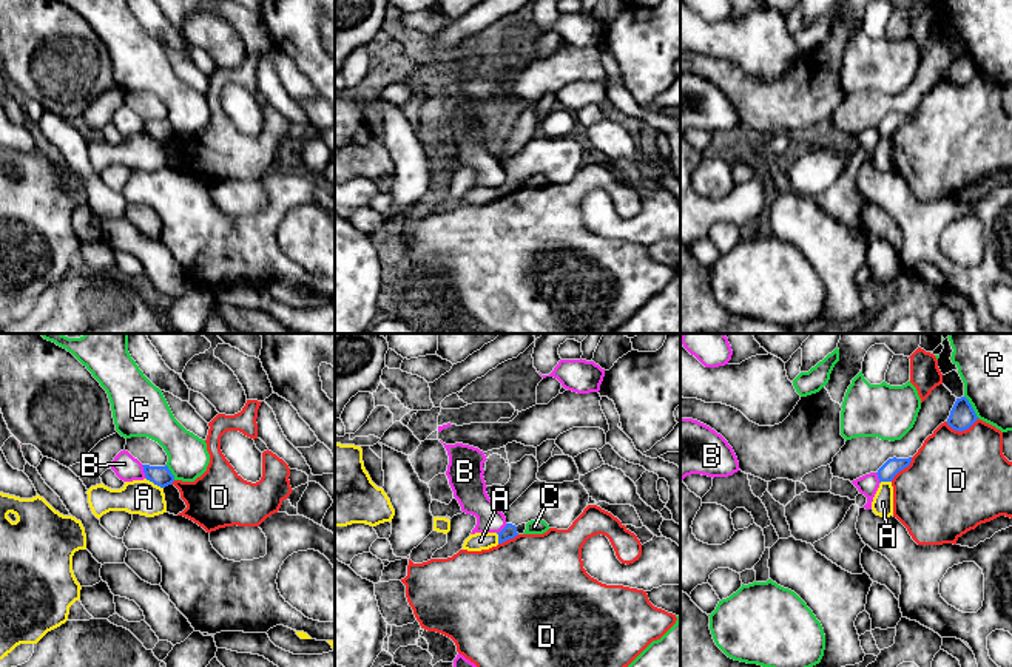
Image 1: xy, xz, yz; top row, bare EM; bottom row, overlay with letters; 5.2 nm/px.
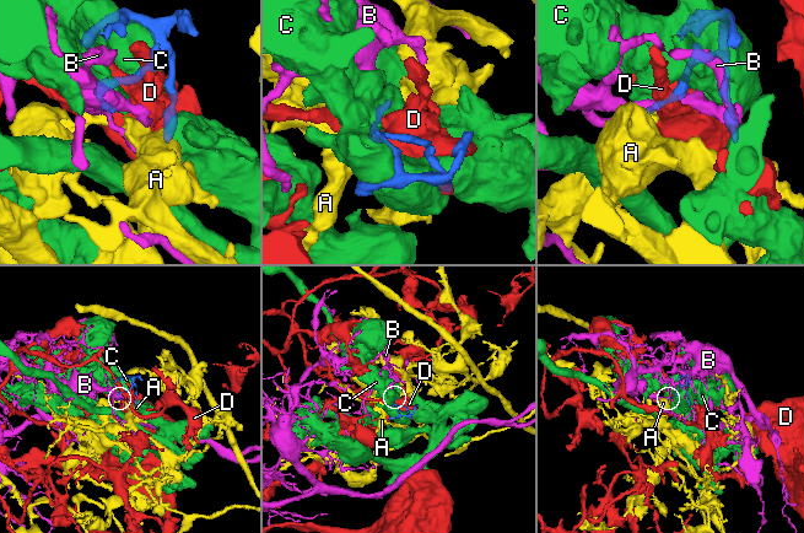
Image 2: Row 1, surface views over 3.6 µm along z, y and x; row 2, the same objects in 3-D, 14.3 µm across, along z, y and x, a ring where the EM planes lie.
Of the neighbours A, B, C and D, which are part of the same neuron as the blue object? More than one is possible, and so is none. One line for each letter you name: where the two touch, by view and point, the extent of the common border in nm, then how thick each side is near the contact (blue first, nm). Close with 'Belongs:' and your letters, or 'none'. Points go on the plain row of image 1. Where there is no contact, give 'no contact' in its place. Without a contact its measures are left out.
Belongs: none

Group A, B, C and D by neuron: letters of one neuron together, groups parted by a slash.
A / B / C / D

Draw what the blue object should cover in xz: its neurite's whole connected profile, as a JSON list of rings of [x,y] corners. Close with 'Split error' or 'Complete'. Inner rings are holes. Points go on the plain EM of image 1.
[[[537,134],[506,164],[506,181],[500,187],[497,187],[498,198],[514,193],[515,190],[518,190],[518,179],[528,178],[535,173],[545,174],[549,182],[568,184],[588,161],[588,156],[589,148],[580,137],[580,134],[563,137],[546,137]]]. Split error

